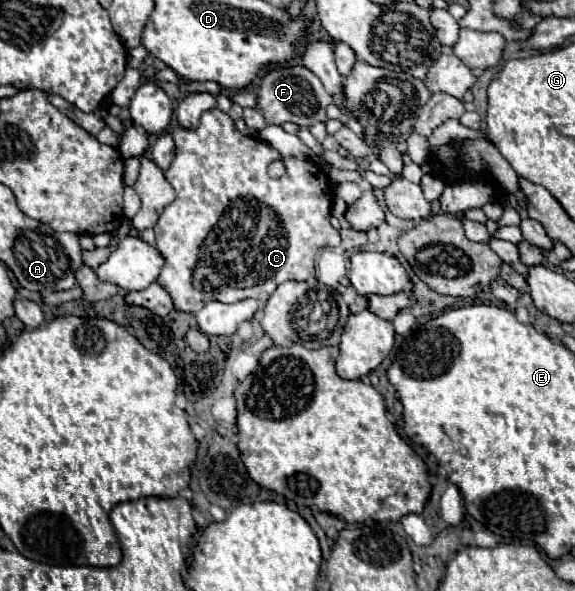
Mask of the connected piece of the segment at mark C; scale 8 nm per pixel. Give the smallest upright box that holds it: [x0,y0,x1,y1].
[154,108,340,312]

